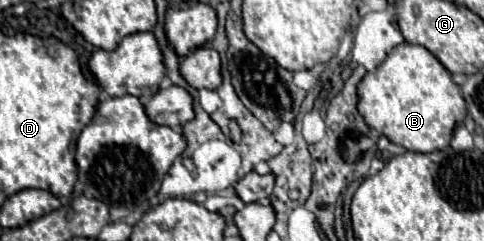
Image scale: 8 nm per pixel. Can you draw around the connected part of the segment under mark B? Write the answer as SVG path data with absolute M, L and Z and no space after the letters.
M407 42L395 46L373 72L361 78L357 96L361 96L357 110L369 128L405 150L421 154L445 150L453 136L453 128L461 124L467 114L461 88L451 80L451 74L427 48Z

